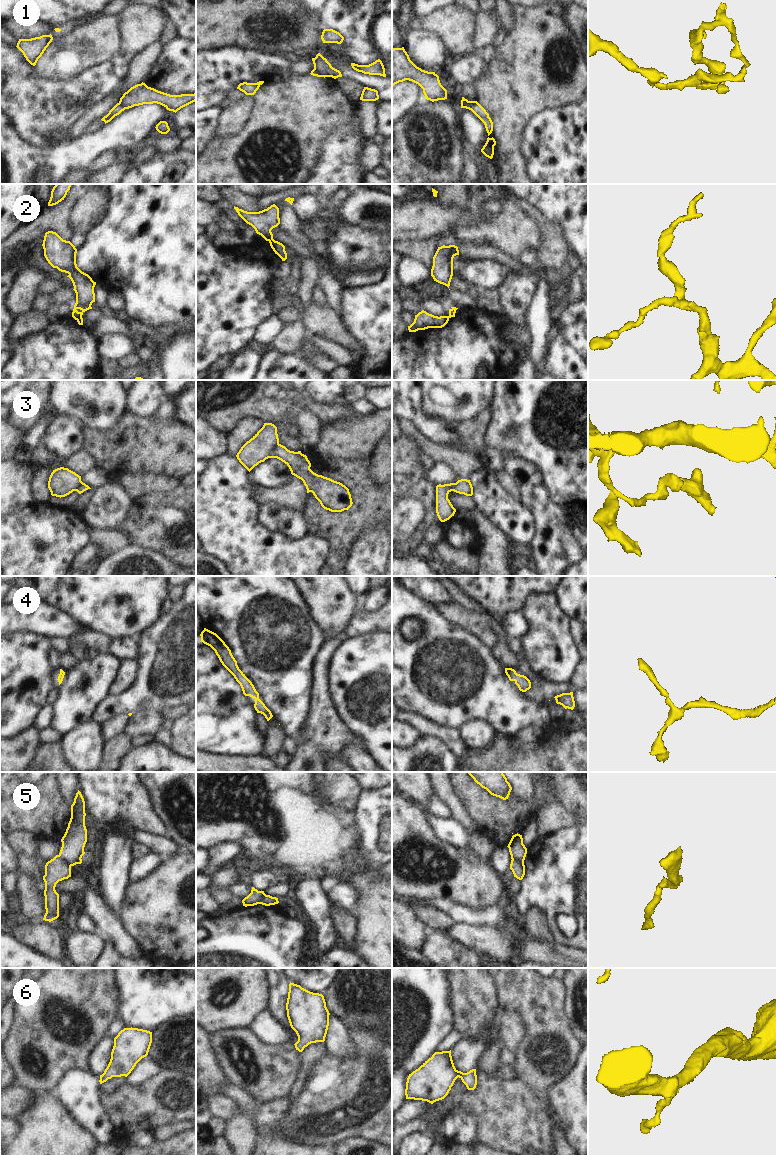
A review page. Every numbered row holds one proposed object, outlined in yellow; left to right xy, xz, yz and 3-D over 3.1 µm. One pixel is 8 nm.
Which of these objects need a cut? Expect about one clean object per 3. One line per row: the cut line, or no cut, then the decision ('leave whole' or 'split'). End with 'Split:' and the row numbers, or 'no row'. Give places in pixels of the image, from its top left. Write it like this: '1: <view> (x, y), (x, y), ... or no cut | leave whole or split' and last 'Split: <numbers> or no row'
1: yz (476, 101), (469, 109) | split
2: xz (273, 239), (269, 241) | split
3: xz (278, 443), (271, 451), (270, 457) | split
4: no cut | leave whole
5: xy (58, 855), (70, 866) | split
6: no cut | leave whole
Split: 1, 2, 3, 5

